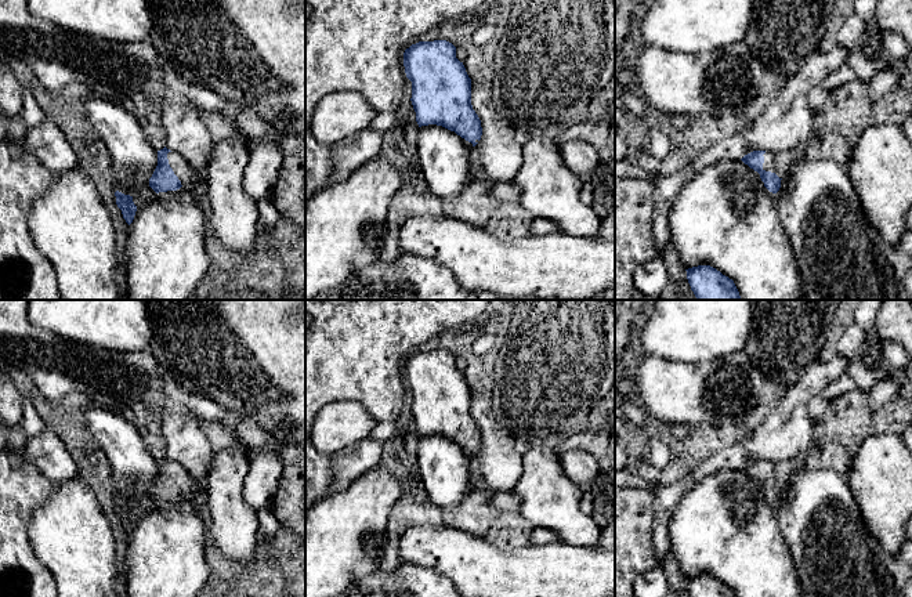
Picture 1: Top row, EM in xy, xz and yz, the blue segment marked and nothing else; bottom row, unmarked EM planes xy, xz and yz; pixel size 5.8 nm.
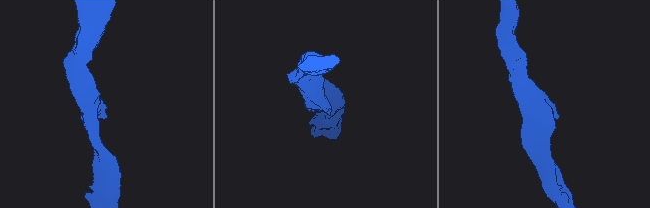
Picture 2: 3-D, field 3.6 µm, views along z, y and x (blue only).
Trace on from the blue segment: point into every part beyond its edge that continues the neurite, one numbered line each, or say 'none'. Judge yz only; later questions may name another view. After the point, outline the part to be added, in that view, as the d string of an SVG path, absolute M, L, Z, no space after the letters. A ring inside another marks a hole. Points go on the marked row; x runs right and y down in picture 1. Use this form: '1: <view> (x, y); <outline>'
1: yz (770, 162); M766 152L763 156L764 156L763 170L775 173L779 178L782 178L778 170L775 155L771 152Z

